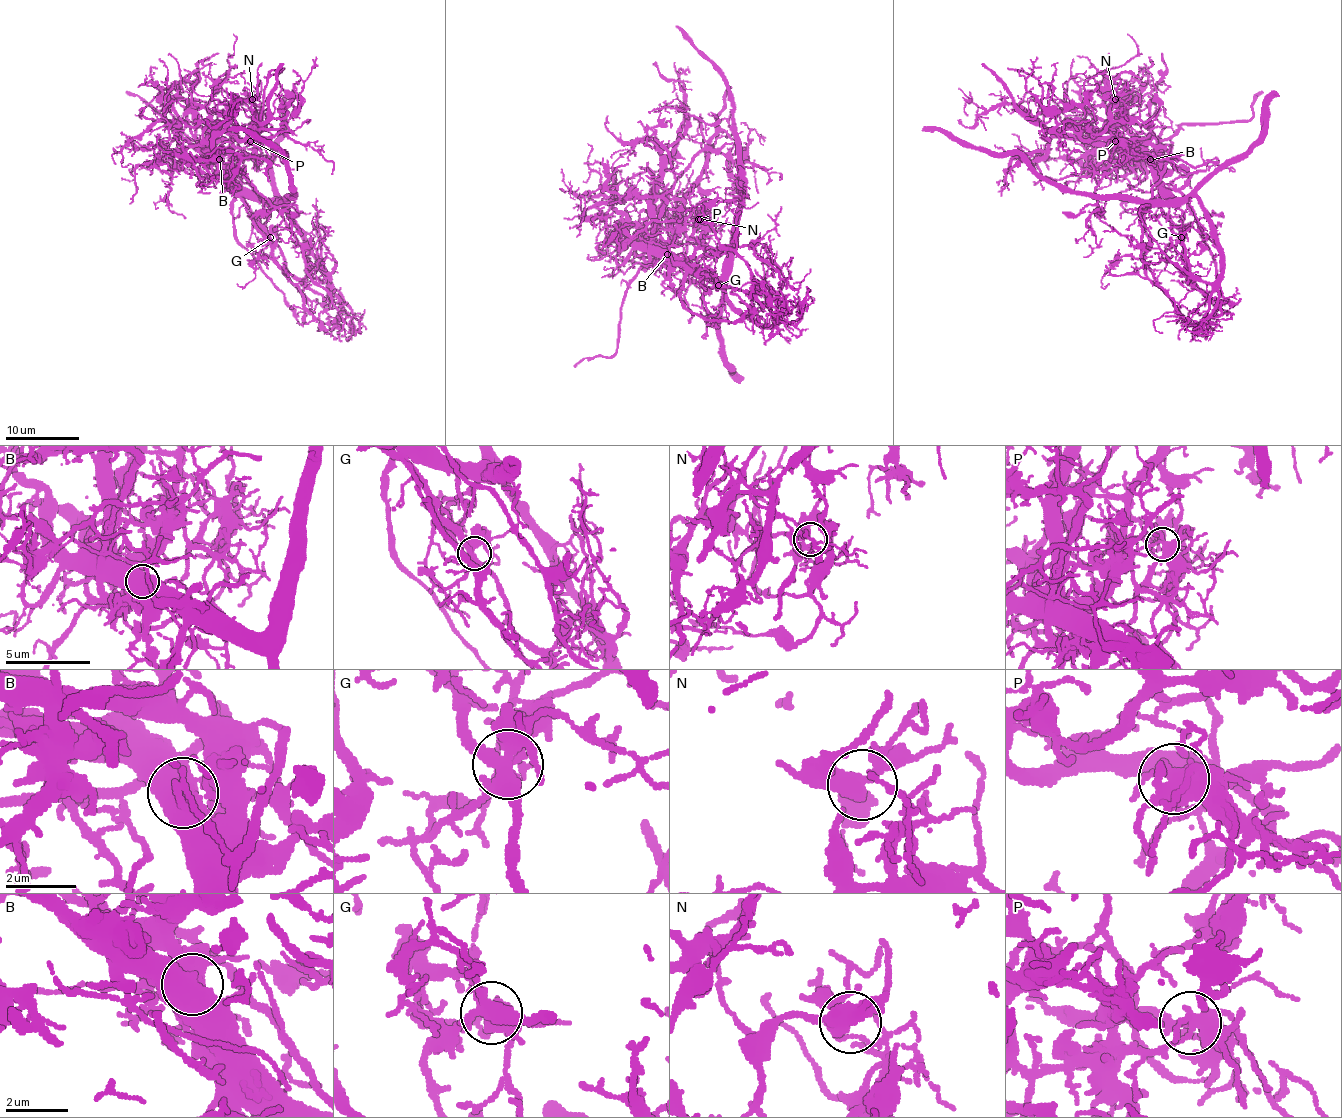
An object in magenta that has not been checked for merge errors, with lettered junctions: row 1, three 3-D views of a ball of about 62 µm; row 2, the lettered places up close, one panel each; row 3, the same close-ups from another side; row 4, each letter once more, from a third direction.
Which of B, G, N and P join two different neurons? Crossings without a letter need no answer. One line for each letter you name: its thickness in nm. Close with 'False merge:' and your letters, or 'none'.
B: calibre 900 nm
P: calibre 400 nm
False merge: B, P

